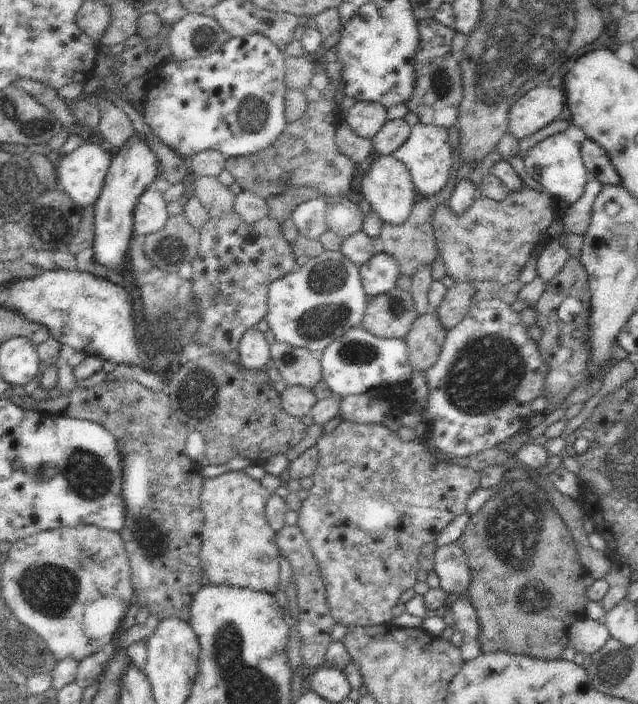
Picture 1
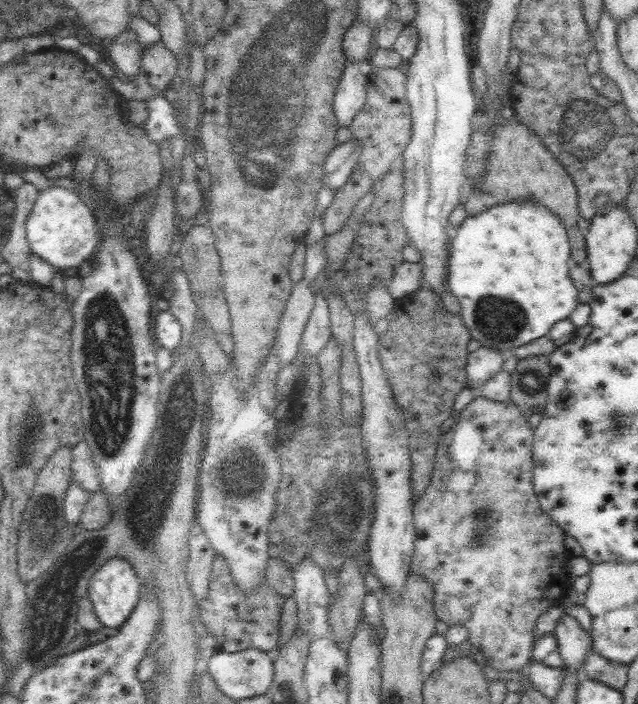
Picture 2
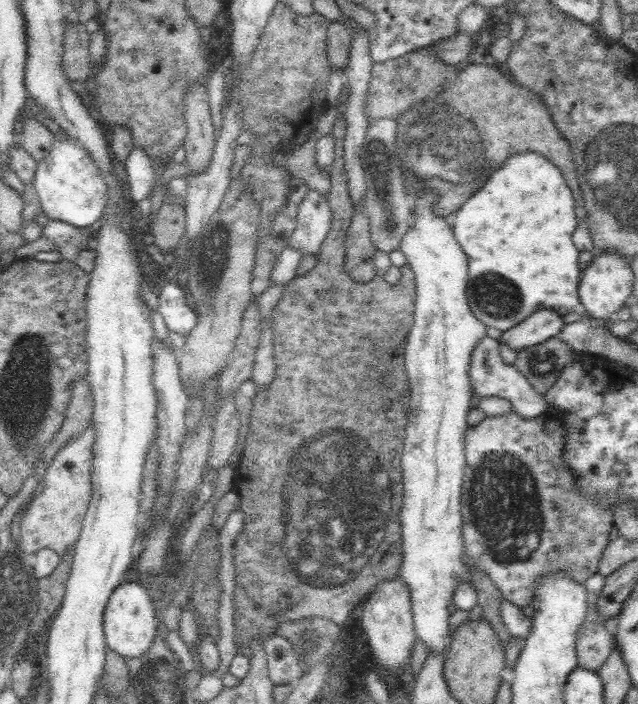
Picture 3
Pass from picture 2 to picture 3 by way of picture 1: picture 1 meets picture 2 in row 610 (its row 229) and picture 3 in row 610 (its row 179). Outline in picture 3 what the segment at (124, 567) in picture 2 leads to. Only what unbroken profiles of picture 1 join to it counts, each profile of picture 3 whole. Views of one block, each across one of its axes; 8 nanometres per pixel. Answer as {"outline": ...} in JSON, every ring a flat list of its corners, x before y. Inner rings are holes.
{"outline":[[124,580,116,586,116,590,112,592,103,614,103,629,108,648,122,657,130,658,139,658,149,650,152,642,154,642,156,630,158,630,153,603,156,595,157,593,149,591,137,580,134,582]]}

